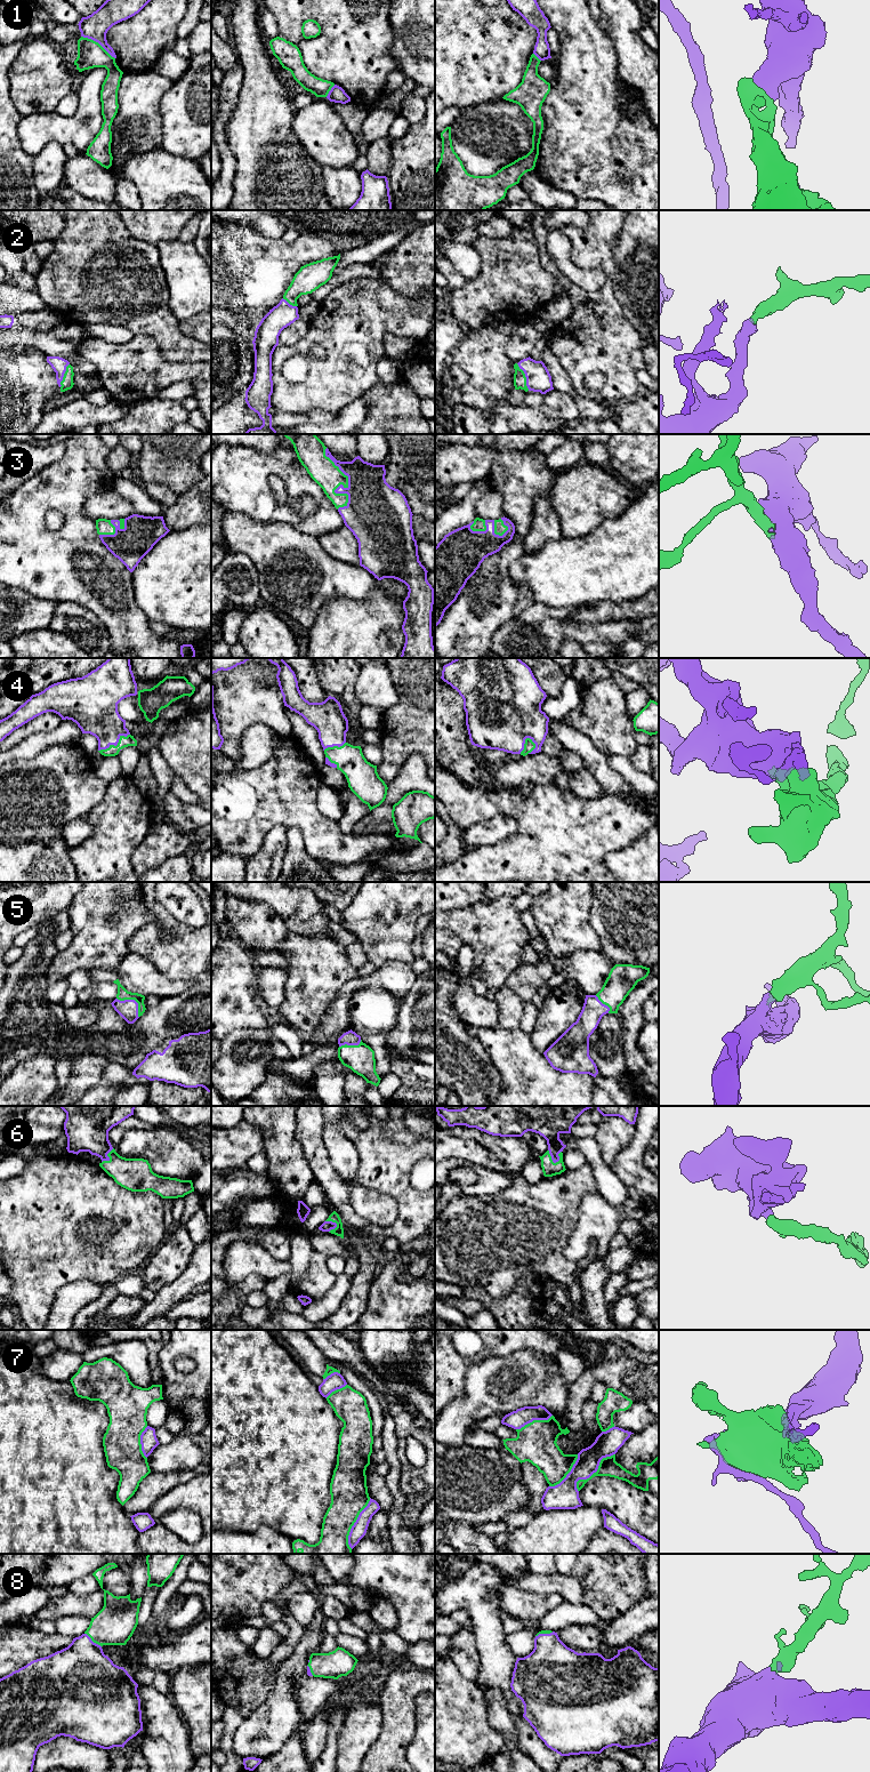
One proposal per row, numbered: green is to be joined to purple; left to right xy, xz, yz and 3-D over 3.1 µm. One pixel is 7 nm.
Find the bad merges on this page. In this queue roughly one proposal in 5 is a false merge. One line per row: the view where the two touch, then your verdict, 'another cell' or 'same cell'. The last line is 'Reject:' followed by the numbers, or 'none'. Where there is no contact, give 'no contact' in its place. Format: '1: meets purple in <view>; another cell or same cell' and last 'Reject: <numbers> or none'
1: meets purple in xy; another cell
2: meets purple in yz; same cell
3: meets purple in xz; same cell
4: meets purple in xy; same cell
5: meets purple in xy; same cell
6: meets purple in yz; same cell
7: meets purple in yz; another cell
8: meets purple in xy; same cell
Reject: 1, 7

